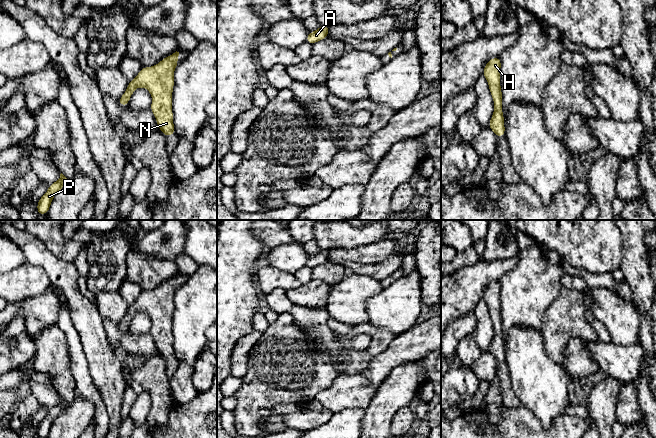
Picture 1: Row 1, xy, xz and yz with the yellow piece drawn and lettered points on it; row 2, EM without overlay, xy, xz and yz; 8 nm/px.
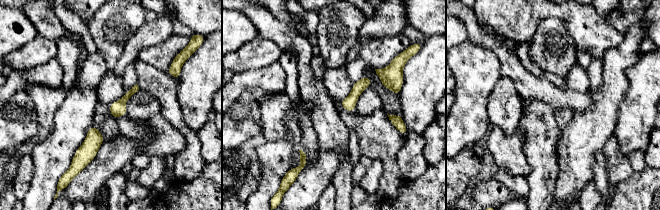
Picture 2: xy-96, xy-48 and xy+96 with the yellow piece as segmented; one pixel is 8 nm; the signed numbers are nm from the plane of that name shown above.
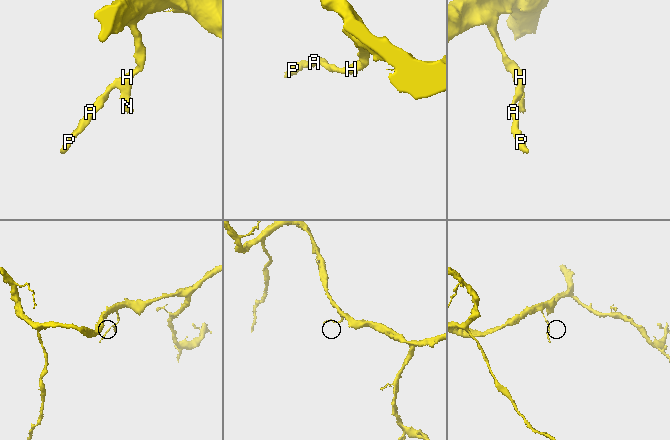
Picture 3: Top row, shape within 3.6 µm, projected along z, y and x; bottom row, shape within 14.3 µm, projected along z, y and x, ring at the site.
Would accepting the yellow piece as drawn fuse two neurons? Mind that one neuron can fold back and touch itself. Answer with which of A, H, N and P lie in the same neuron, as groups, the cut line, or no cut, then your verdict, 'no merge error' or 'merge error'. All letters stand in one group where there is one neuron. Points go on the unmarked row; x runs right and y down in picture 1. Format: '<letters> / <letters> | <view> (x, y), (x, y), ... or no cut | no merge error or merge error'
A H N P | no cut | no merge error

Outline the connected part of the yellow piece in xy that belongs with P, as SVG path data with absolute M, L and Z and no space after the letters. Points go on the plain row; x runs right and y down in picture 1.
M61 397L59 403L49 409L47 416L39 423L37 427L38 438L47 438L54 420L64 411L67 402Z

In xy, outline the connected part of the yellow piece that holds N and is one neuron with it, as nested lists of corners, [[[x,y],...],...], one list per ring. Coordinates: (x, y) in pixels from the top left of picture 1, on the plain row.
[[[175,276],[152,291],[142,291],[138,299],[129,306],[125,317],[119,322],[119,329],[126,330],[138,311],[146,312],[152,320],[150,330],[157,349],[167,360],[175,358],[172,336],[172,317],[174,312],[174,293],[179,288]]]

